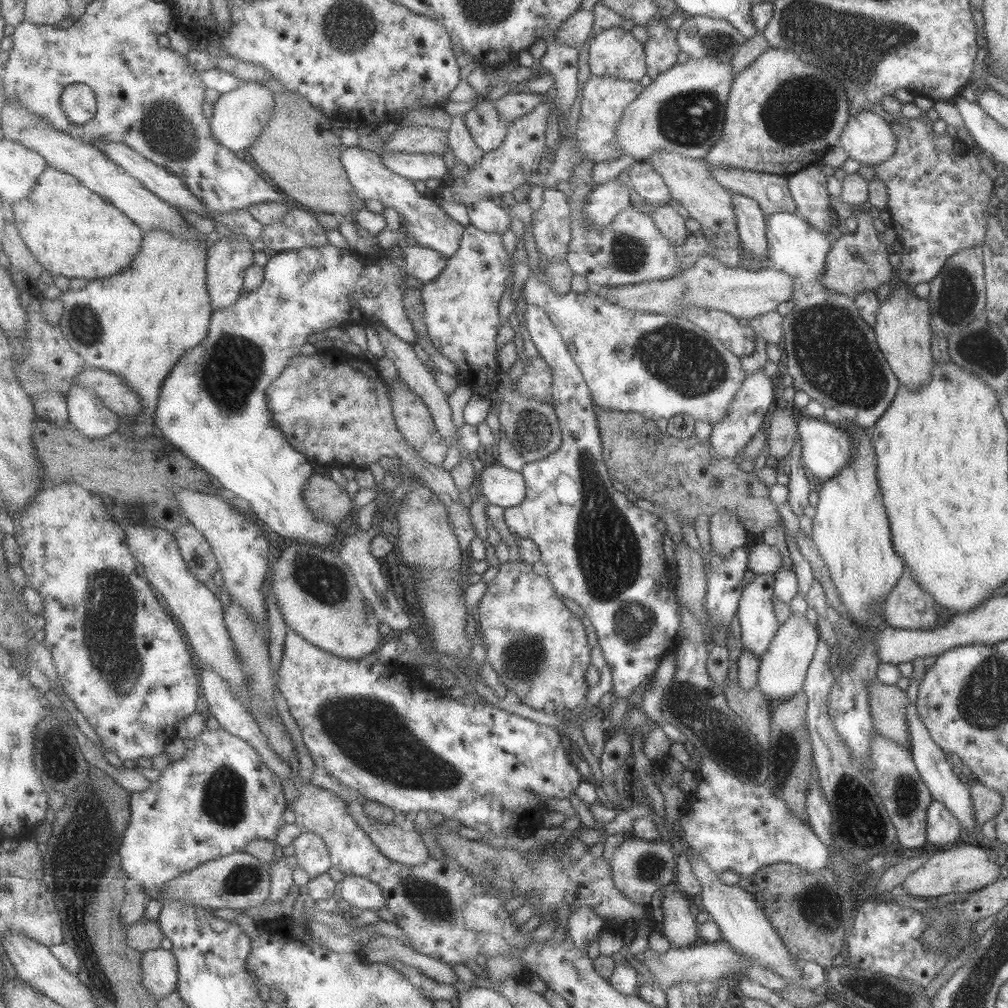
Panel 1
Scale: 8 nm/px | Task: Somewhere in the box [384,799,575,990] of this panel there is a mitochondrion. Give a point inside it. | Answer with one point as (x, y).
(430, 900)

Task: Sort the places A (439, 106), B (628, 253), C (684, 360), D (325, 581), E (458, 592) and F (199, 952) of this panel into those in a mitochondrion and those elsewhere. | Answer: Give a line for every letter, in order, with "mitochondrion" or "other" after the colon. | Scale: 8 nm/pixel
A: other
B: mitochondrion
C: mitochondrion
D: mitochondrion
E: other
F: other

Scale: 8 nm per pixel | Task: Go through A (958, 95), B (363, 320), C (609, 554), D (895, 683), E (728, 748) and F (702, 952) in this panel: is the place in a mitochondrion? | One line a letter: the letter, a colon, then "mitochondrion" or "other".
A: other
B: other
C: mitochondrion
D: other
E: mitochondrion
F: other

